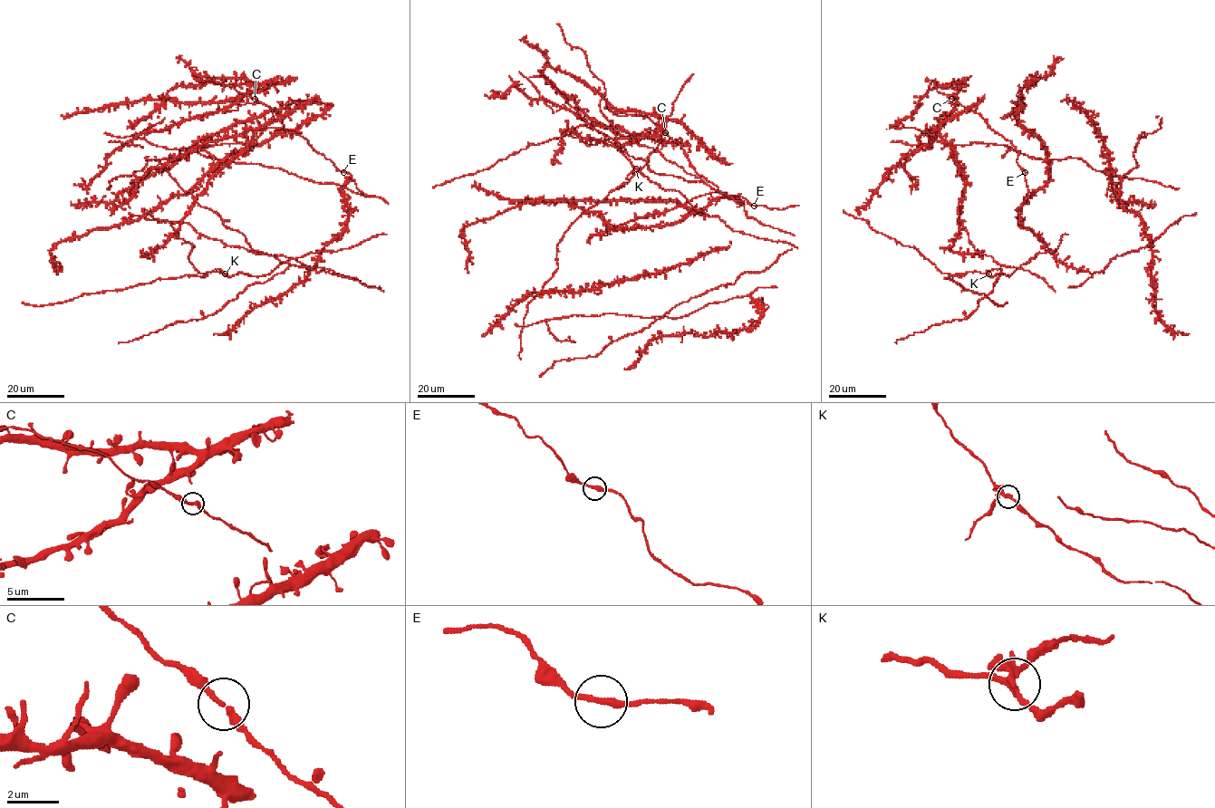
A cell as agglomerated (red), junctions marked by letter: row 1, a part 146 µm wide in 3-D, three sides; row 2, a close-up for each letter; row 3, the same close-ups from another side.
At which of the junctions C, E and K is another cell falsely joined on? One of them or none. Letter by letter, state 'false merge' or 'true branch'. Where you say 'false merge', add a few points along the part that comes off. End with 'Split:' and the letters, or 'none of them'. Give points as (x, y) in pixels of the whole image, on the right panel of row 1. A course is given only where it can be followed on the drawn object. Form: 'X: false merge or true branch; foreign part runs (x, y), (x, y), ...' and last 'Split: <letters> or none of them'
C: true branch
E: true branch
K: false merge; foreign part runs (988, 274), (999, 268)
Split: K

